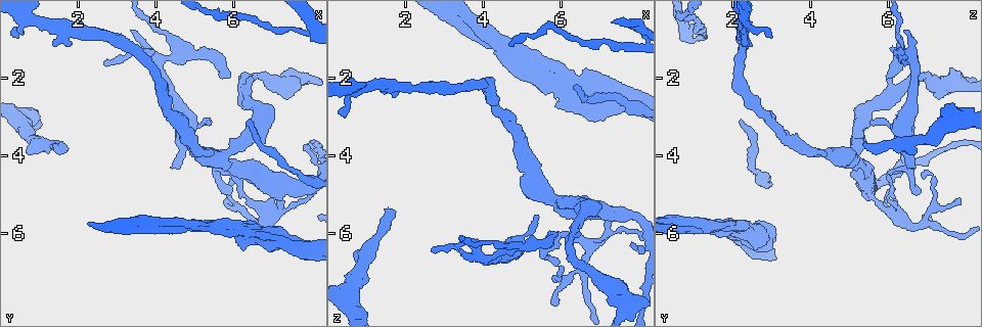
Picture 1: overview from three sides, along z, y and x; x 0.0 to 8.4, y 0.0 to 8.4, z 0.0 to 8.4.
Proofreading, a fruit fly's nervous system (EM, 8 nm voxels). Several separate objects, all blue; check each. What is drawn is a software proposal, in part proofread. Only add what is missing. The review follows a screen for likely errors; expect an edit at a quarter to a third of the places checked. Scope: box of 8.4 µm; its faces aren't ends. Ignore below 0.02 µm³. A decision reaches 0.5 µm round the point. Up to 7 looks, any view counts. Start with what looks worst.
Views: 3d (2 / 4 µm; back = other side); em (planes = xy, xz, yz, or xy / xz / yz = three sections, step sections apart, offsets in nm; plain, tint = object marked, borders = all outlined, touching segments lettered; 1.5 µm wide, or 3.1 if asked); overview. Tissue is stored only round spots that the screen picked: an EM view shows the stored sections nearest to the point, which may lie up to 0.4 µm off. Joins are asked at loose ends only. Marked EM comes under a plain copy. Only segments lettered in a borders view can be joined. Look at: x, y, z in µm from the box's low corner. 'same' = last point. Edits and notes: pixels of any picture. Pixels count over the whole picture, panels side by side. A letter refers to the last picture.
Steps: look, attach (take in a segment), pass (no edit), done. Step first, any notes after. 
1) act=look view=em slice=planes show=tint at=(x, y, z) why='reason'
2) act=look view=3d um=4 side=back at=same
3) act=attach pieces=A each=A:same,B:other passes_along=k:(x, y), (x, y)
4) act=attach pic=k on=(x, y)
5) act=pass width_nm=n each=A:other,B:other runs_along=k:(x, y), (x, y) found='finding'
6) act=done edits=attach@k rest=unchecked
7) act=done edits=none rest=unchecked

act=look view=em slice=yz step=8 show=borders at=(1.55, 3.70, 5.35) why='long arm stops here'

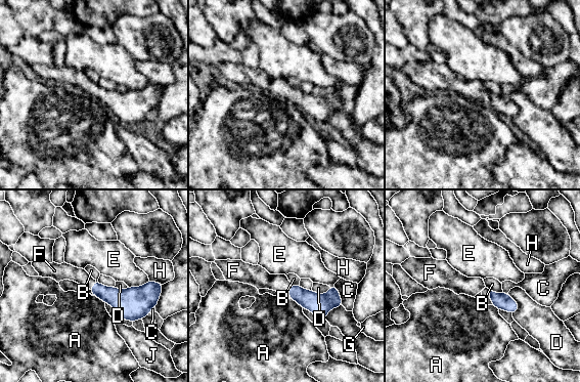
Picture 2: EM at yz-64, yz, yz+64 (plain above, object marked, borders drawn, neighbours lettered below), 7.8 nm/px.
act=look view=em slice=planes show=borders at=same why='cut it another way'

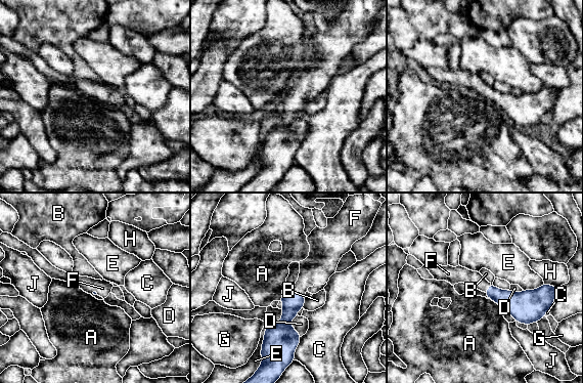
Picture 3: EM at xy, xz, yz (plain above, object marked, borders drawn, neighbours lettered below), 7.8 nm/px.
act=attach pieces=F each=A:other,B:other,C:other,D:other,E:other,F:same,G:other,H:other,J:other passes_along=3:(292, 301), (294, 292), (315, 268) found='it goes on there'

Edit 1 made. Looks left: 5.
act=look view=overview why='redraw'

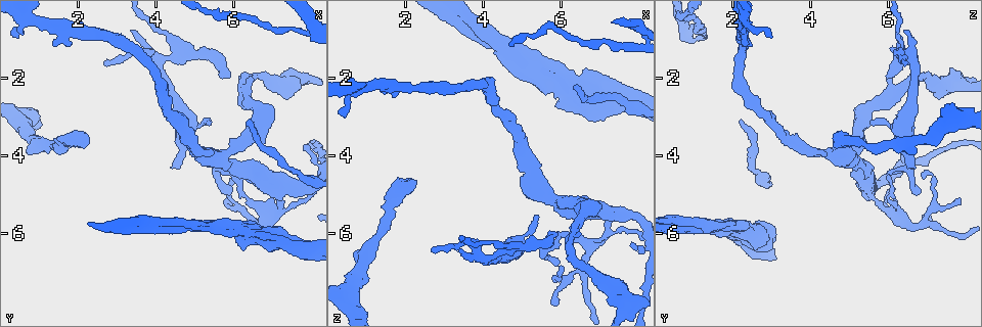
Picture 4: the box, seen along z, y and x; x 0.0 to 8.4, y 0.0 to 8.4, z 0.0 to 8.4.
act=look view=3d um=2 at=(4.35, 4.30, 6.60) why='free end'

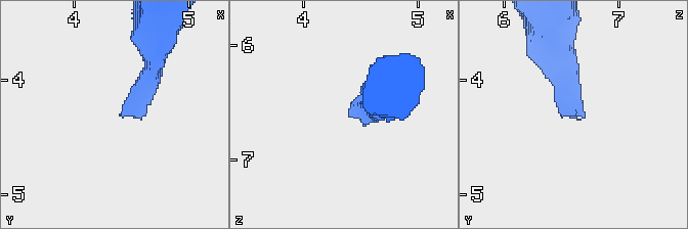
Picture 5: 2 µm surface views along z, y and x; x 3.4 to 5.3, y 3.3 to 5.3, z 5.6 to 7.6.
act=look view=em slice=yz step=8 show=tint at=(4.38, 4.30, 6.58) why='shape alone is not enough'

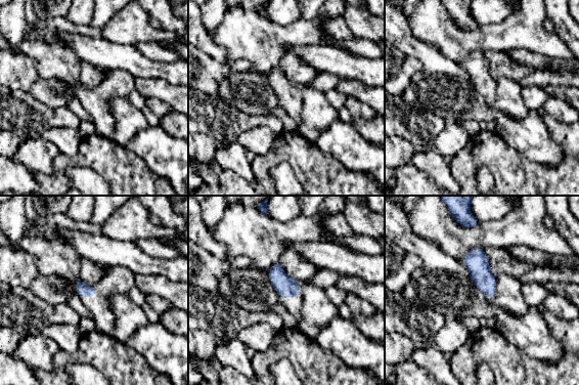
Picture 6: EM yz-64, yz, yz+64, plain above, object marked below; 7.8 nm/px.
act=look view=em slice=planes show=borders at=same why='cut it another way'

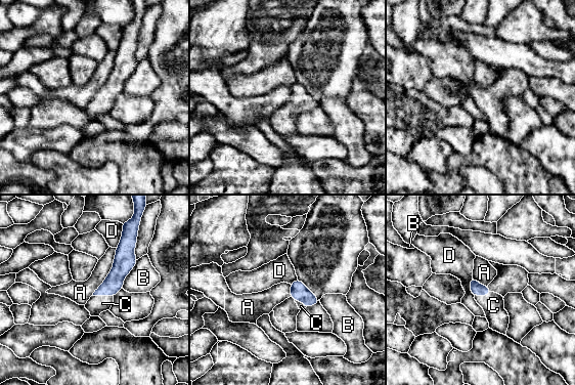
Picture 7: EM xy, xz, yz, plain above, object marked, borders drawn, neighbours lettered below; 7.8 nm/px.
act=attach pieces=C width_nm=110 each=A:other,B:other,C:same,D:other passes_along=7:(114, 282), (102, 295), (95, 305) found='it goes on there'

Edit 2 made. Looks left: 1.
act=done edits=attach@3,attach@7 rest=unchecked

